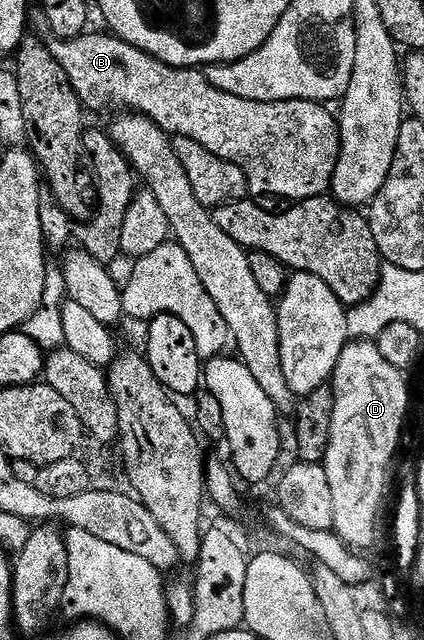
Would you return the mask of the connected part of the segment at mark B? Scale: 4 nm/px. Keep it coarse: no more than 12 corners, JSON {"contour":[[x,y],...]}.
{"contour":[[114,34],[50,41],[88,109],[116,100],[241,166],[252,197],[324,195],[339,122],[253,102]]}

